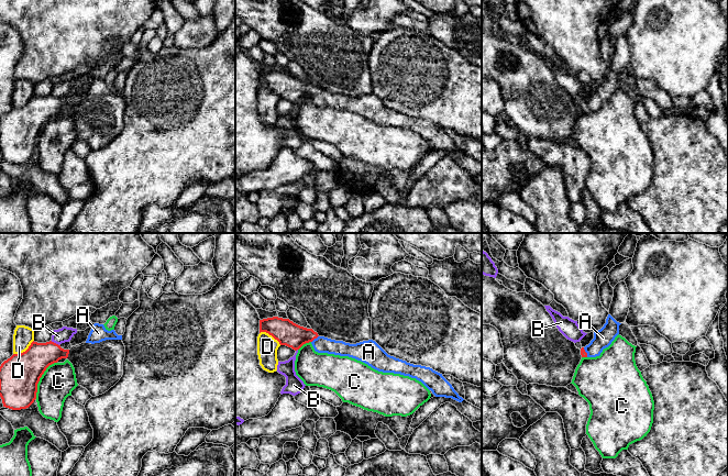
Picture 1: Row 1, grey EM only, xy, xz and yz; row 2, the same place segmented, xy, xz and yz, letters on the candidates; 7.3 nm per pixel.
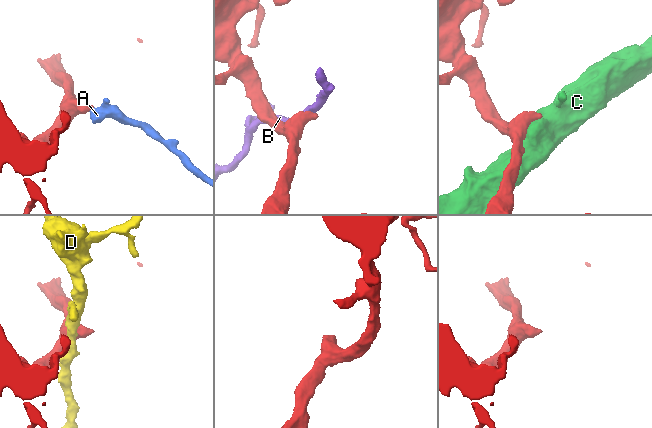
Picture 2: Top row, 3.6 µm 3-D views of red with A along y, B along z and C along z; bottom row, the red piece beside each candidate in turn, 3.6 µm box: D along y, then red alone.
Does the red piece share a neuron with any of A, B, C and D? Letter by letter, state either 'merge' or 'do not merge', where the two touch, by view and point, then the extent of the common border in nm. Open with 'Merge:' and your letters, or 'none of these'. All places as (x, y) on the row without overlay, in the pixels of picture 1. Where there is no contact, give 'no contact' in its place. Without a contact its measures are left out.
Merge: A
A: merge | xz (315, 91) | 80 nm
B: do not merge | xy (55, 97) | 70 nm
C: do not merge | xy (40, 131) | 320 nm
D: do not merge | xy (25, 104) | 190 nm

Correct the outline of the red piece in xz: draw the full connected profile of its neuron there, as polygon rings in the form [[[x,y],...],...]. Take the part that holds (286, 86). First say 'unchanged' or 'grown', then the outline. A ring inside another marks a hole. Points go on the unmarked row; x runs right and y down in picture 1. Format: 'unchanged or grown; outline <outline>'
grown; outline [[[278,70],[260,74],[261,86],[268,87],[280,99],[286,99],[295,104],[310,96],[318,107],[349,110],[367,118],[378,125],[400,128],[416,132],[431,144],[435,151],[452,152],[459,156],[464,154],[442,128],[430,121],[413,119],[390,110],[373,93],[356,98],[335,95],[319,90],[312,82],[300,80],[289,73]]]

